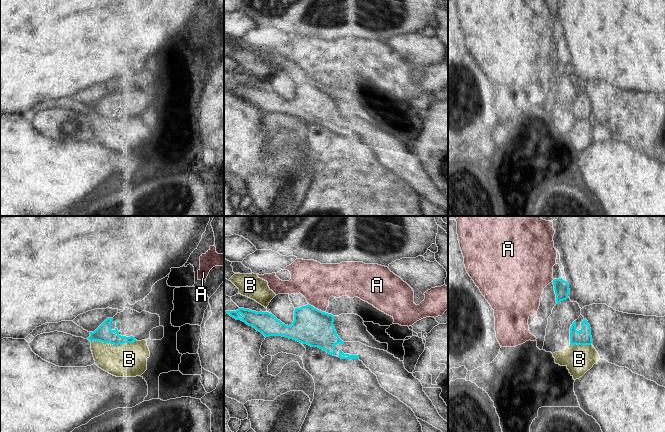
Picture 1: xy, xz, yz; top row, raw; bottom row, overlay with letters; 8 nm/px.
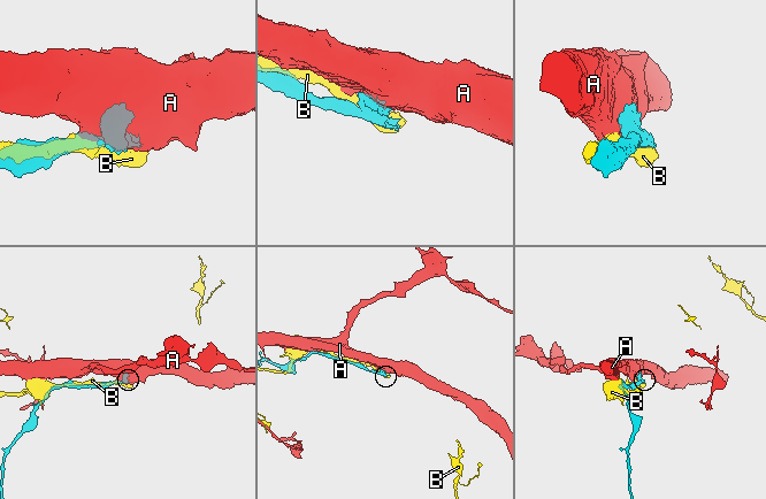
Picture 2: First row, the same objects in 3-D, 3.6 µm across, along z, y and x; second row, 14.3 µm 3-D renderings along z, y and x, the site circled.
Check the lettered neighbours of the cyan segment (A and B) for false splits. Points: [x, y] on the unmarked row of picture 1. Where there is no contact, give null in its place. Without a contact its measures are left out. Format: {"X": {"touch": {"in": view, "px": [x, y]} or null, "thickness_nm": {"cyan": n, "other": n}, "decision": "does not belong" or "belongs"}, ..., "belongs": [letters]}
{"A": {"touch": {"in": "xz", "px": [317, 85]}, "thickness_nm": {"cyan": 300, "other": 320}, "decision": "does not belong"}, "B": {"touch": {"in": "xy", "px": [113, 120]}, "thickness_nm": {"cyan": 140, "other": 280}, "decision": "does not belong"}, "belongs": []}

